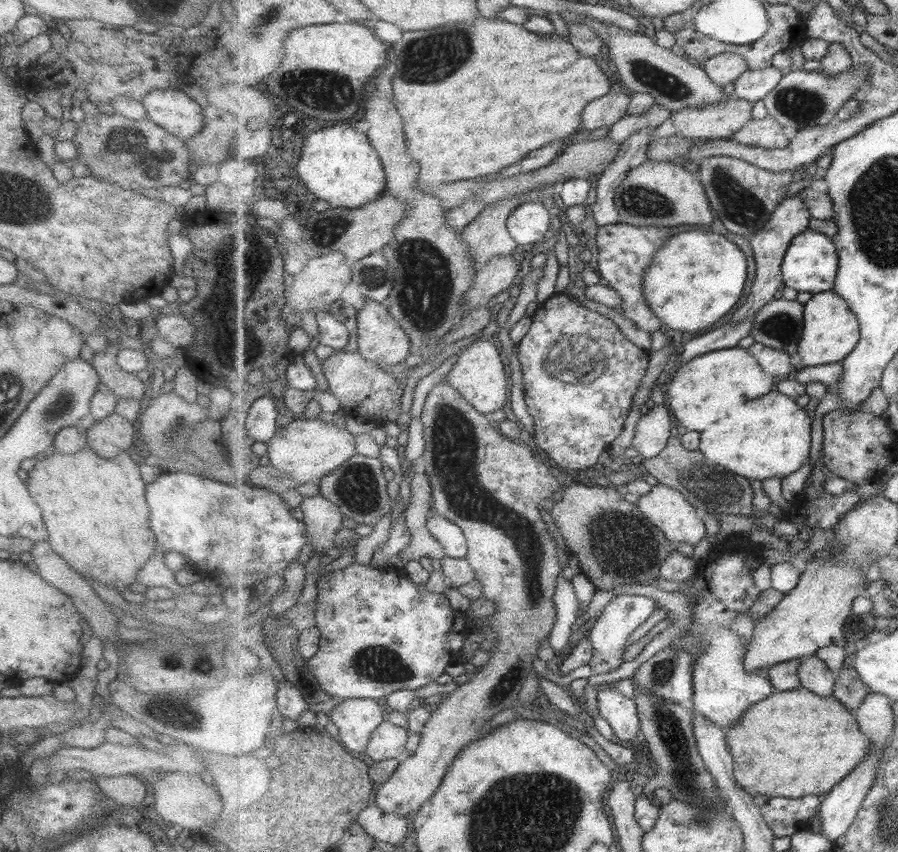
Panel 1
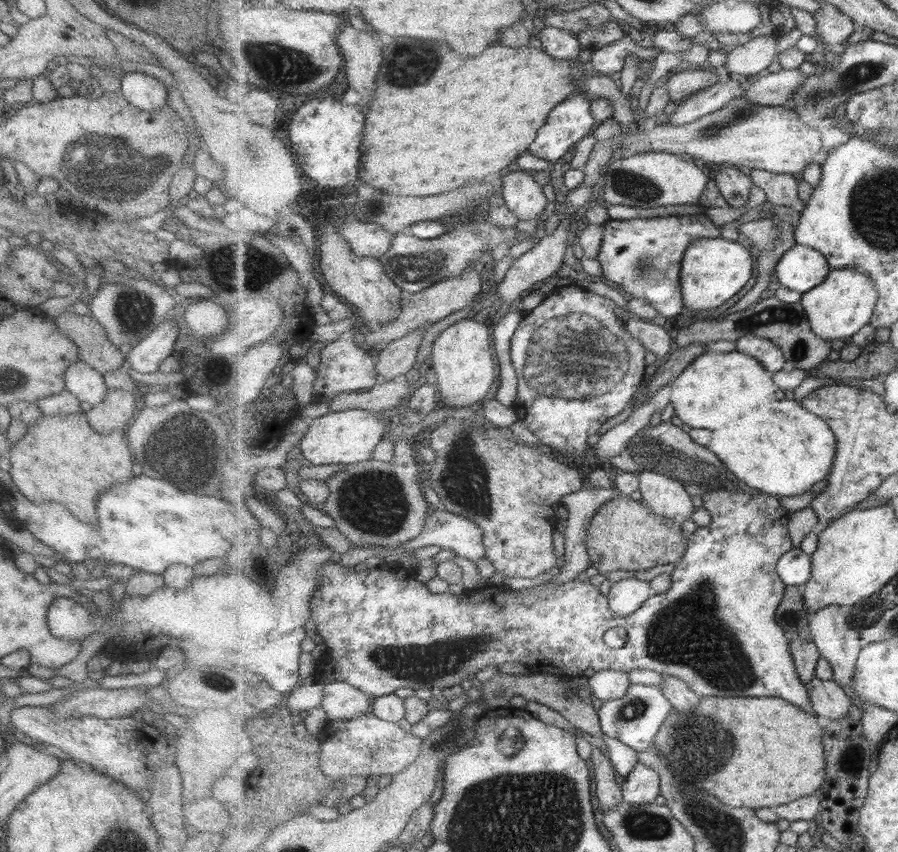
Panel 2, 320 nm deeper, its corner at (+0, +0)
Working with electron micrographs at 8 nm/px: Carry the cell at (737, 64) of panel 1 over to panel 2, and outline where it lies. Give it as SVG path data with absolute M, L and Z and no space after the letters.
M779 34L763 35L739 46L729 53L722 71L725 75L739 78L756 76L777 60L780 38Z

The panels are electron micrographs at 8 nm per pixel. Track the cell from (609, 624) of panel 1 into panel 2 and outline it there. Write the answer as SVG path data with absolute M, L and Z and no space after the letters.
M635 577L621 579L616 583L607 586L610 590L608 594L609 606L613 616L629 616L629 613L636 611L646 600L649 600L656 594L655 589L651 586L650 581L637 580Z

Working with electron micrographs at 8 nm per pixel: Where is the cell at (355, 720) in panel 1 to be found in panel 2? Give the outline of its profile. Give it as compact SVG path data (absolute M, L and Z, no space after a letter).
M347 682L326 684L324 709L331 720L352 719L371 712L374 698Z

